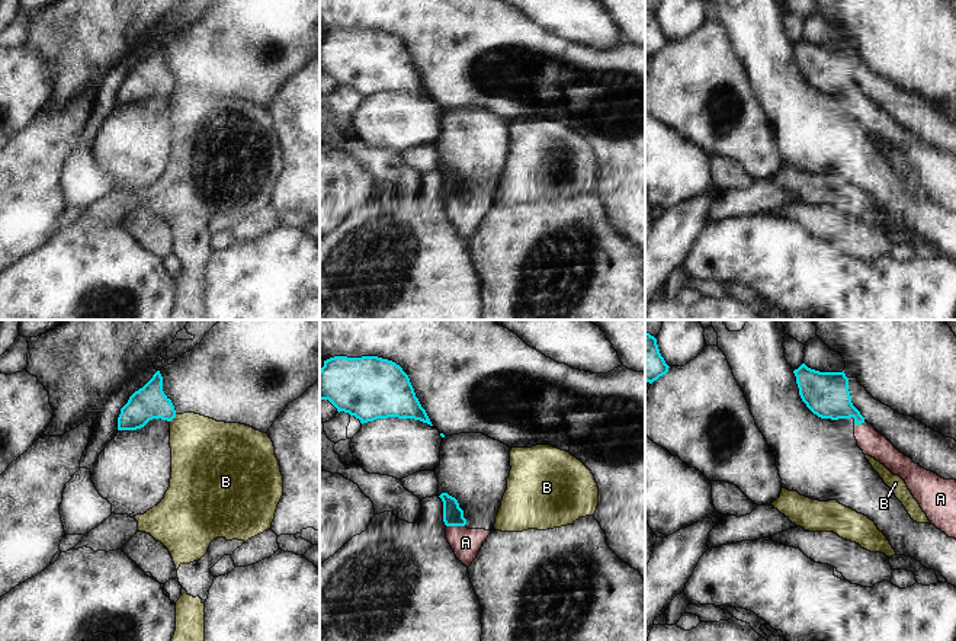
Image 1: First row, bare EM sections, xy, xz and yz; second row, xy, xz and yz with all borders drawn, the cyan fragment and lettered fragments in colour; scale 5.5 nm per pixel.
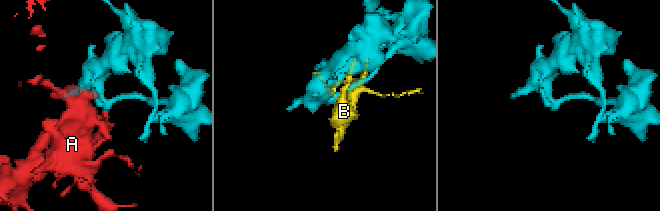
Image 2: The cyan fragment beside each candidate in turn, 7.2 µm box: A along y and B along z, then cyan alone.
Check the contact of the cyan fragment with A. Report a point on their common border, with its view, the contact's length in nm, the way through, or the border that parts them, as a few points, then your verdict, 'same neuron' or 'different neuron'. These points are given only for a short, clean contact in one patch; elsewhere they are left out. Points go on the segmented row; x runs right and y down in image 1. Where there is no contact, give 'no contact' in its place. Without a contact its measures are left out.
contact xz (455, 525); length 100 nm; way xz (452, 513), (455, 525), (456, 534), (465, 542); same neuron

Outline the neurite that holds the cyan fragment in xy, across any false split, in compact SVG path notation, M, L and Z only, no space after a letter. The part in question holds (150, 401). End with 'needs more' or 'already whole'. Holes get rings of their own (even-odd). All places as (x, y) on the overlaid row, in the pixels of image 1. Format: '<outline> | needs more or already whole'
M157 371L153 378L121 408L118 430L137 430L153 419L171 422L176 410L171 400L163 391L163 376Z | already whole

